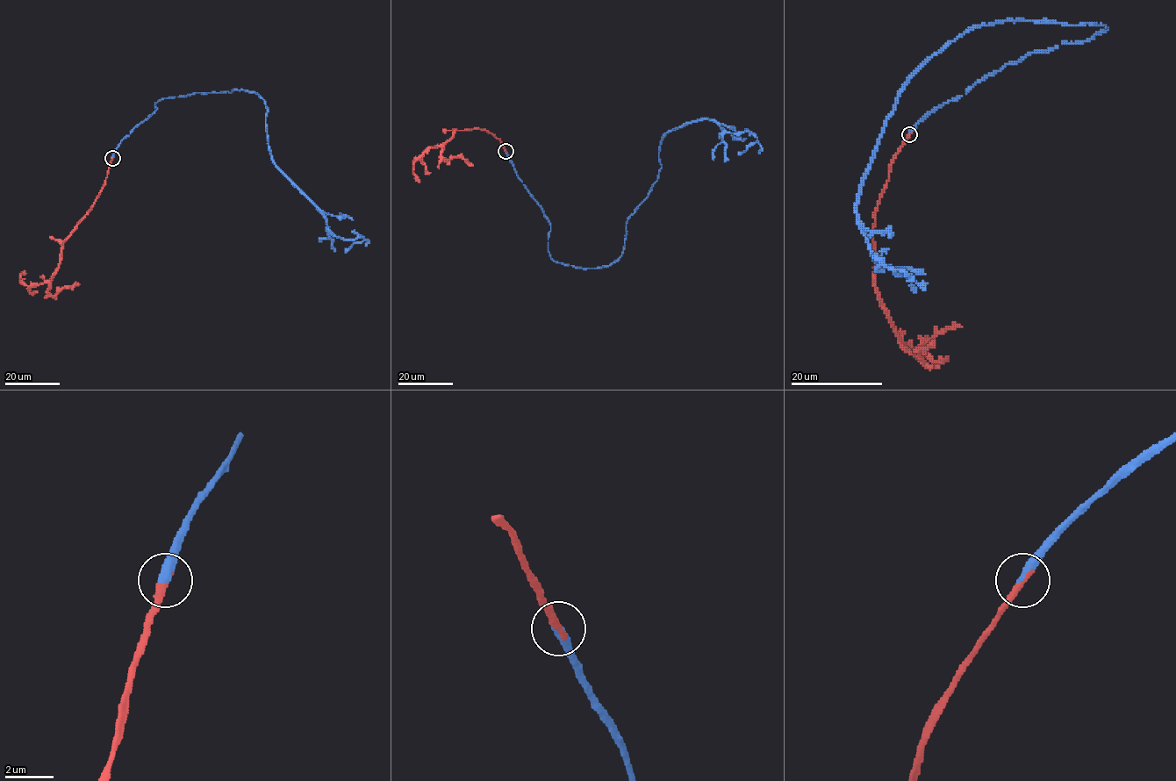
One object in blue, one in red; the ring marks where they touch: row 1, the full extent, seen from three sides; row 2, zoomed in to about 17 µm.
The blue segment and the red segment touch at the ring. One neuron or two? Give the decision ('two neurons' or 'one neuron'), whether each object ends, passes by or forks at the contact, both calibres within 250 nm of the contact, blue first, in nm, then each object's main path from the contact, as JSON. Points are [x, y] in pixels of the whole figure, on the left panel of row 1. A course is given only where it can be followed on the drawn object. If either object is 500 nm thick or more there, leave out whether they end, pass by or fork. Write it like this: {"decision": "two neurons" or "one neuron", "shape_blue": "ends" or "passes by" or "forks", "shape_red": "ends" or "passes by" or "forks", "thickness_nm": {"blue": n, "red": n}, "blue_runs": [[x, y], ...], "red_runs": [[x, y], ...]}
{"decision": "one neuron", "shape_blue": "ends", "shape_red": "ends", "thickness_nm": {"blue": 400, "red": 320}, "blue_runs": [[112, 158], [160, 99], [233, 89], [256, 93], [268, 109], [275, 166], [334, 235], [363, 238], [345, 253]], "red_runs": [[112, 158], [104, 185], [91, 209], [63, 243], [55, 274], [47, 281], [25, 285], [19, 275], [25, 274]]}

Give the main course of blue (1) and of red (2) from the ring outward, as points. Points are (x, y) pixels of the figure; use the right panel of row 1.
1: (910, 134), (1004, 66), (1106, 25), (976, 25), (900, 92), (857, 223), (877, 270), (907, 276), (915, 293)
2: (910, 134), (893, 159), (876, 211), (874, 285), (880, 305), (904, 344), (920, 347), (950, 327), (961, 327)

